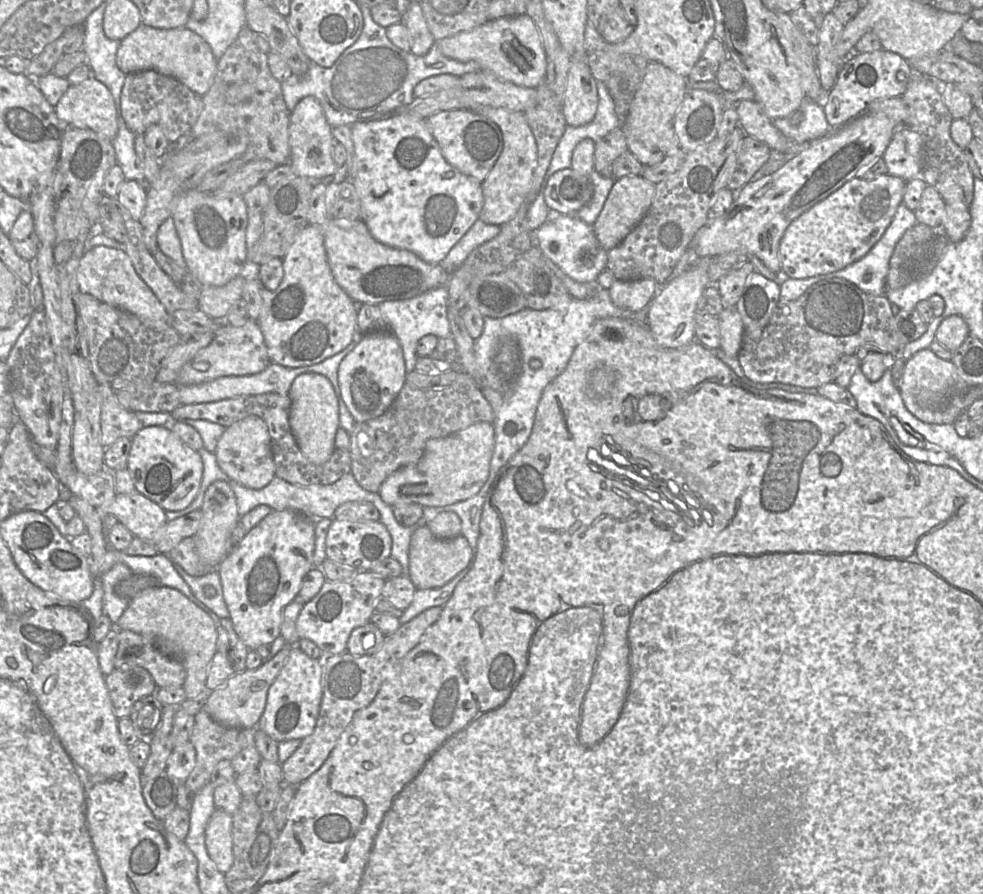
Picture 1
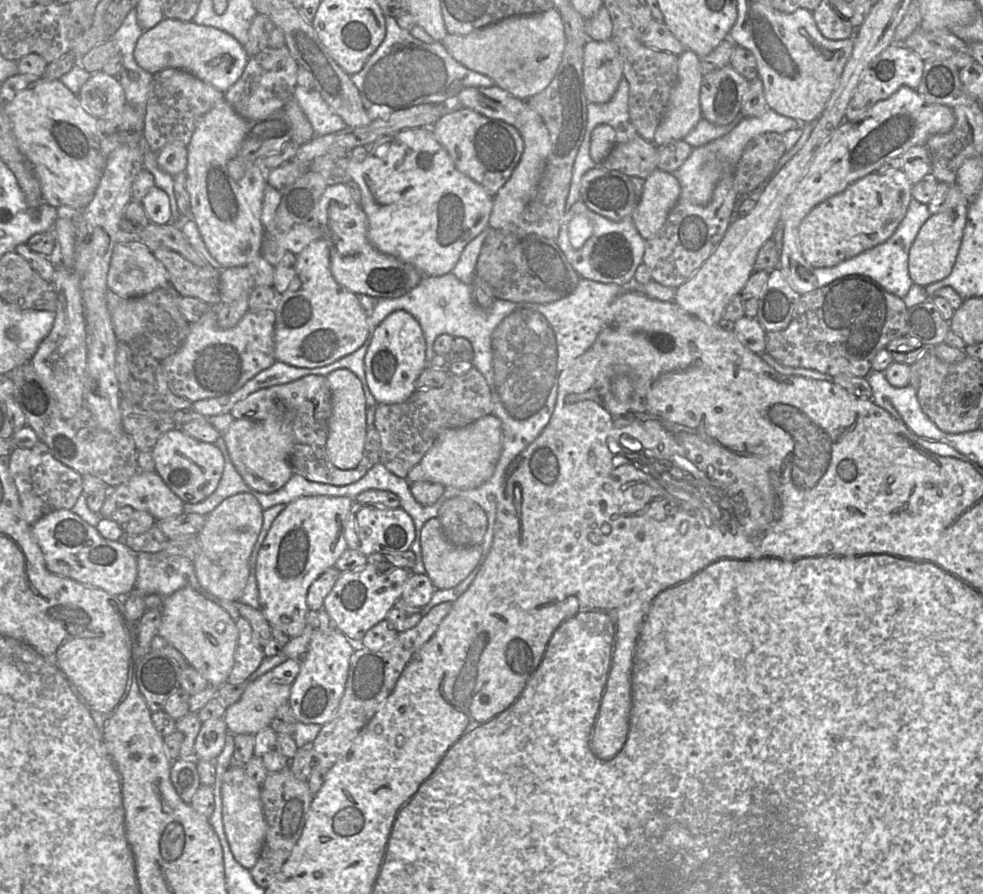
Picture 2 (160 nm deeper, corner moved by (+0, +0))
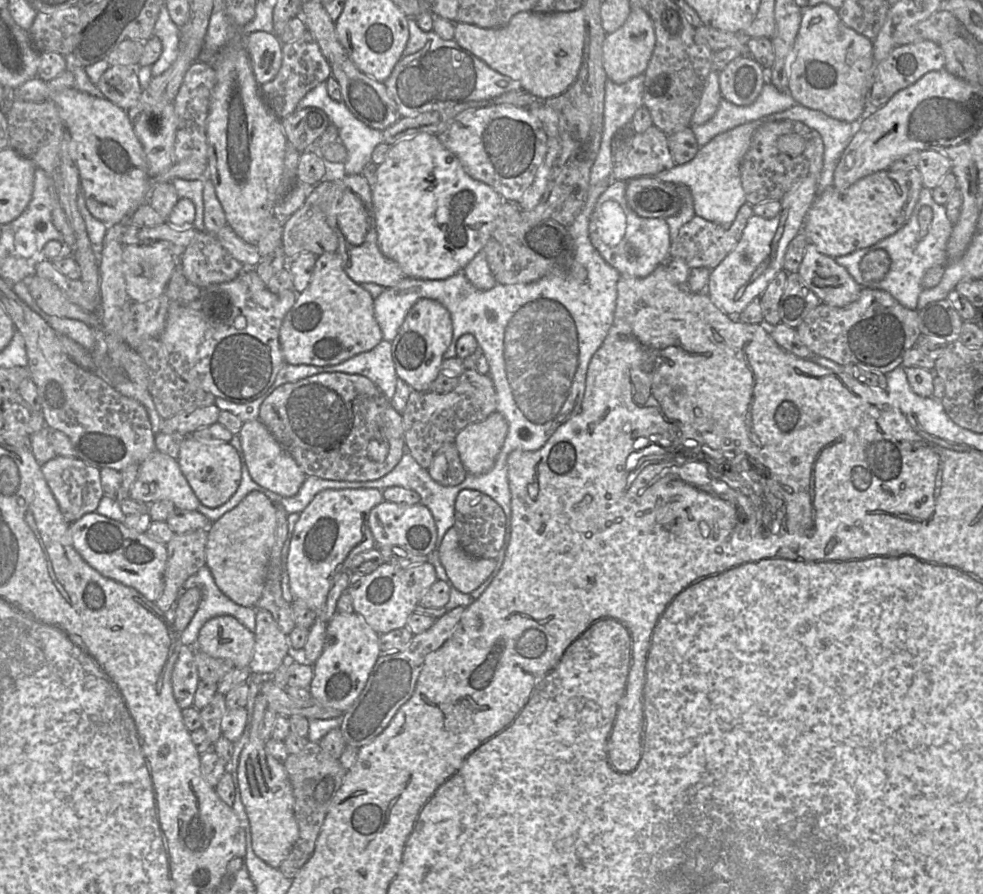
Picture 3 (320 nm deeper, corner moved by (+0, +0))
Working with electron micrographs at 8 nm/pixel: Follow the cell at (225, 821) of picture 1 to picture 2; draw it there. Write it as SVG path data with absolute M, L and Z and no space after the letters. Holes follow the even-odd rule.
M229 766L221 784L224 832L235 860L247 869L257 862L264 845L267 823L260 799L260 785L244 767Z

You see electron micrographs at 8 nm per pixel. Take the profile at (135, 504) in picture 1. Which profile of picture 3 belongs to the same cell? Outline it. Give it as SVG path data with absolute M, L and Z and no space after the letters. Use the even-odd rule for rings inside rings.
M157 450L141 463L128 497L148 505L169 500L176 509L189 511L201 505L177 460Z

